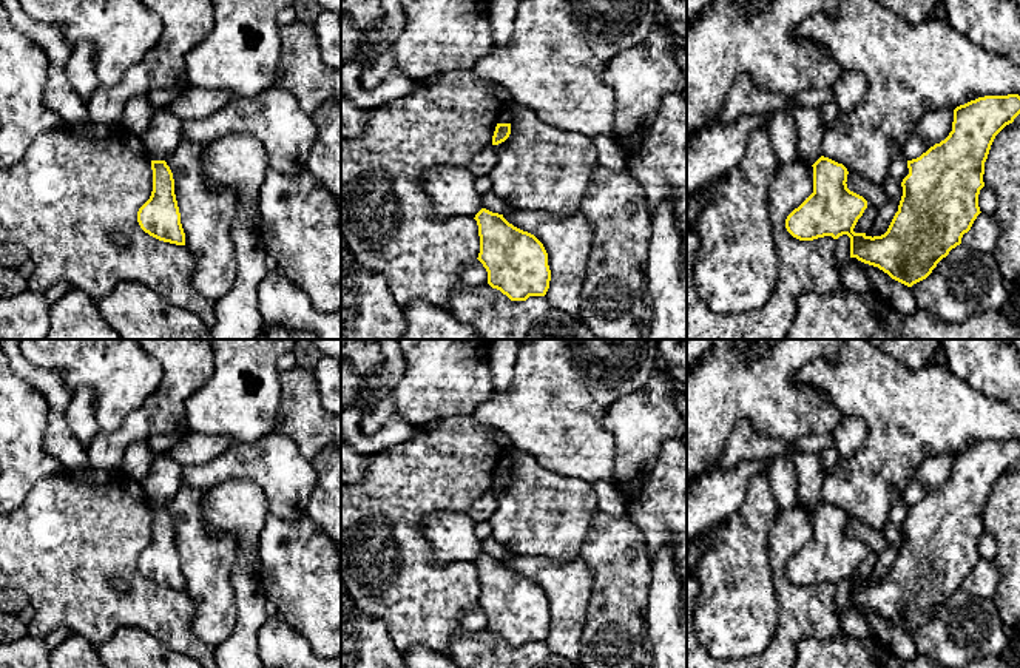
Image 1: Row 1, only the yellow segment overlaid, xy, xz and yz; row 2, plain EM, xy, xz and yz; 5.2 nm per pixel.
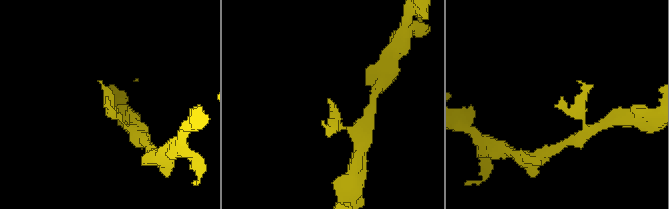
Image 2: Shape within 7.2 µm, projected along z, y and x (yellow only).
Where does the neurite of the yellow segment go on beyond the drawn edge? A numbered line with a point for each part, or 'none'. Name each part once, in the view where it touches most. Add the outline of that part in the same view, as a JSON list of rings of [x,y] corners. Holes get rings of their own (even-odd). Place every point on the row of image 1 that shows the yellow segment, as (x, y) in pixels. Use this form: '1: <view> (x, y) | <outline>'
none

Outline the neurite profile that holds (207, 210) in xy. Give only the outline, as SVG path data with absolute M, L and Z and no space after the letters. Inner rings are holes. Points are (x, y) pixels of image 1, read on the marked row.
M181 139L167 157L174 194L191 253L193 287L208 301L225 296L236 281L236 255L230 236L236 219L236 190L211 184L204 174L204 143Z

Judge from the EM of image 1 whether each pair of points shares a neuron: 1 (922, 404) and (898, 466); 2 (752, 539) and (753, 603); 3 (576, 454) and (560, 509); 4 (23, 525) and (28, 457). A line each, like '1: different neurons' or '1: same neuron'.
1: same neuron
2: same neuron
3: different neurons
4: different neurons

